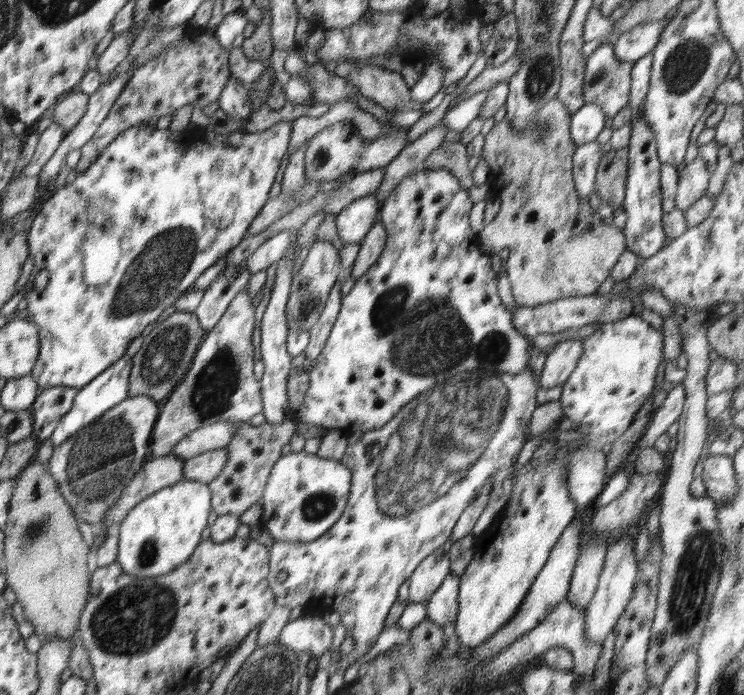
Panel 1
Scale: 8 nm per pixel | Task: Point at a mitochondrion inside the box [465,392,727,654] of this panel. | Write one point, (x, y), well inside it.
(696, 567)

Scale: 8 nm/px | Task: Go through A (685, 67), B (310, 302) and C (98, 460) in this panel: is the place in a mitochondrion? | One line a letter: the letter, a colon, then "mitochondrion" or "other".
A: mitochondrion
B: mitochondrion
C: mitochondrion

